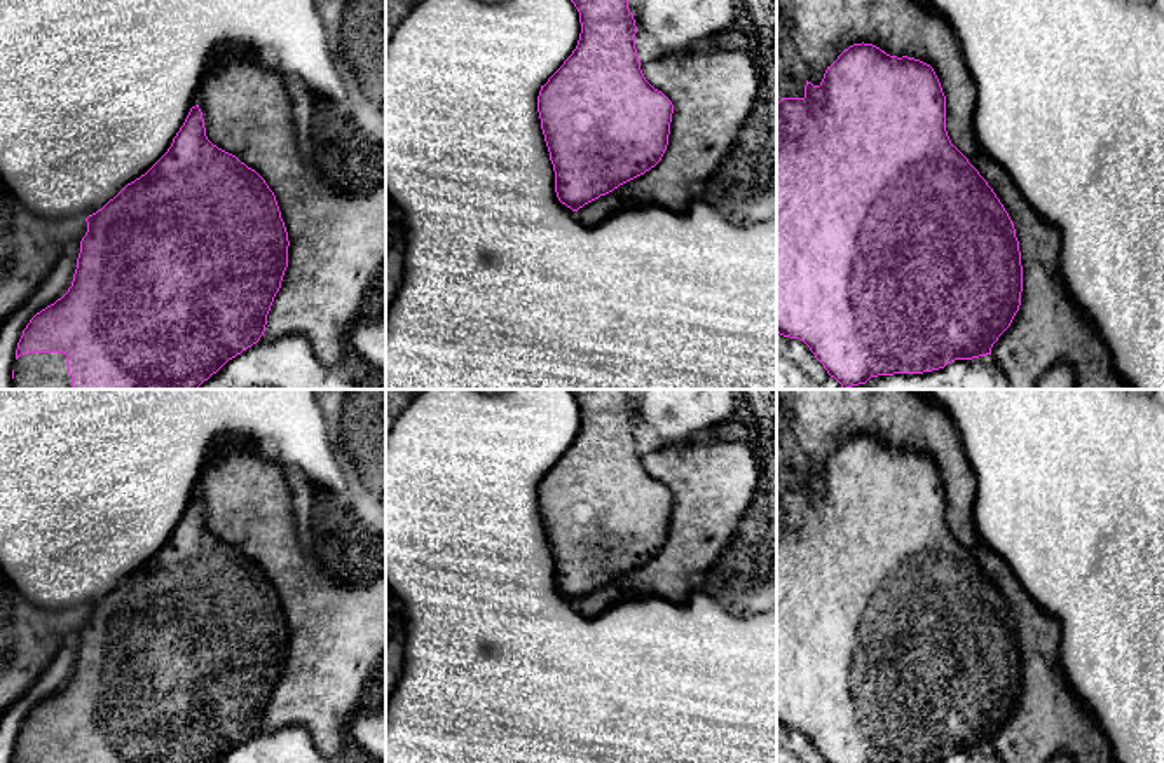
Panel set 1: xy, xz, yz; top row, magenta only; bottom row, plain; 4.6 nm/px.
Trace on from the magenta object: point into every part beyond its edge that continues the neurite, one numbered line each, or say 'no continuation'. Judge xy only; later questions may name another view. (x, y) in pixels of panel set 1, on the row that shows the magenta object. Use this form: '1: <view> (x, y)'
1: xy (37, 371)

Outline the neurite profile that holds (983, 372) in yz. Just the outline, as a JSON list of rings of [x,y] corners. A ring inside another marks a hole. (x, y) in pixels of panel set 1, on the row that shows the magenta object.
[[[991,354],[955,360],[944,368],[923,374],[871,377],[846,389],[1012,389],[1002,367]]]

